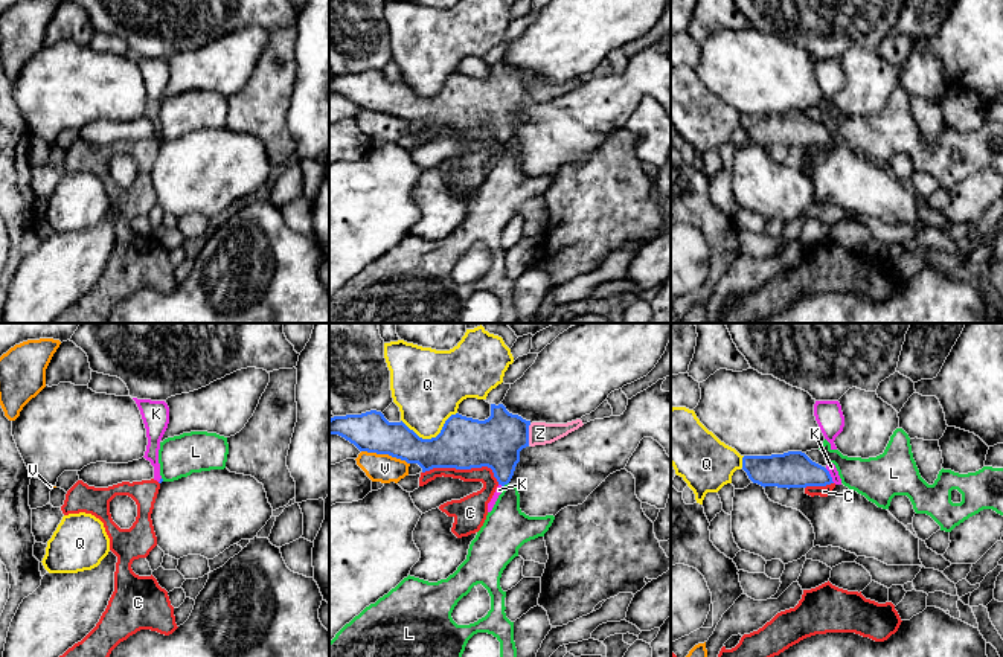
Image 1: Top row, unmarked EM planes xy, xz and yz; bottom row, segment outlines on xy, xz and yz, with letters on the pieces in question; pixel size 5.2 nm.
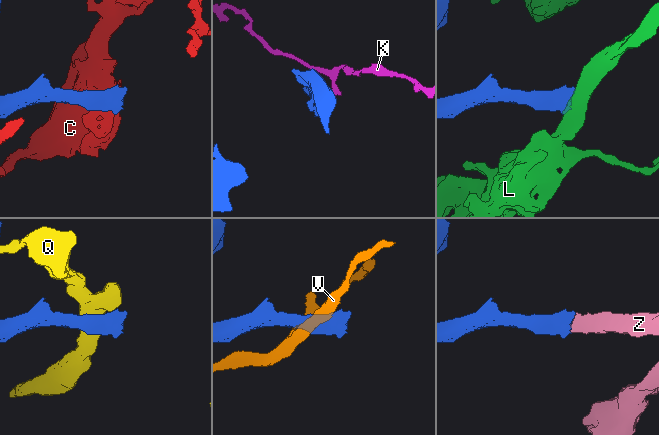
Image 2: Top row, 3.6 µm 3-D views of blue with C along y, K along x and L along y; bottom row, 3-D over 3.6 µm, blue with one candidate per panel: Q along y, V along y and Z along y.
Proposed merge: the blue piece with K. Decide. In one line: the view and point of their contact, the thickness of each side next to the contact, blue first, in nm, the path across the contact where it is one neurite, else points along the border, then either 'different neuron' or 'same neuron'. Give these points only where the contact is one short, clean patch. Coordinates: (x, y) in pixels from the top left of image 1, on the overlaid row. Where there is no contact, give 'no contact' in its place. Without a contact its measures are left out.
meets blue in yz at (829, 476); 190 nm thick on the blue side, 50 nm on the other; border along yz (825, 468), (834, 482); different neuron

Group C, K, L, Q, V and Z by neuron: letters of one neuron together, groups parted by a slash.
C / K / L / Q / V / Z

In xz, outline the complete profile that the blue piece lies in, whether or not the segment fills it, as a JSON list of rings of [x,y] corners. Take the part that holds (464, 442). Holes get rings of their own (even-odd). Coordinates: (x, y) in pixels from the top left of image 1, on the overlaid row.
[[[491,404],[488,419],[451,415],[431,439],[419,437],[402,421],[389,422],[377,410],[331,418],[329,434],[344,437],[360,451],[418,463],[422,473],[488,466],[498,485],[505,486],[514,476],[523,448],[552,444],[582,425],[581,419],[567,424],[530,422],[509,413],[503,404]]]

